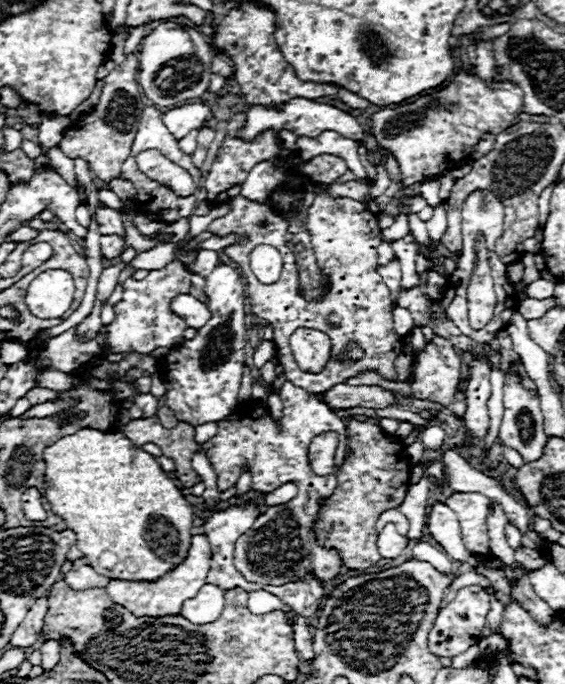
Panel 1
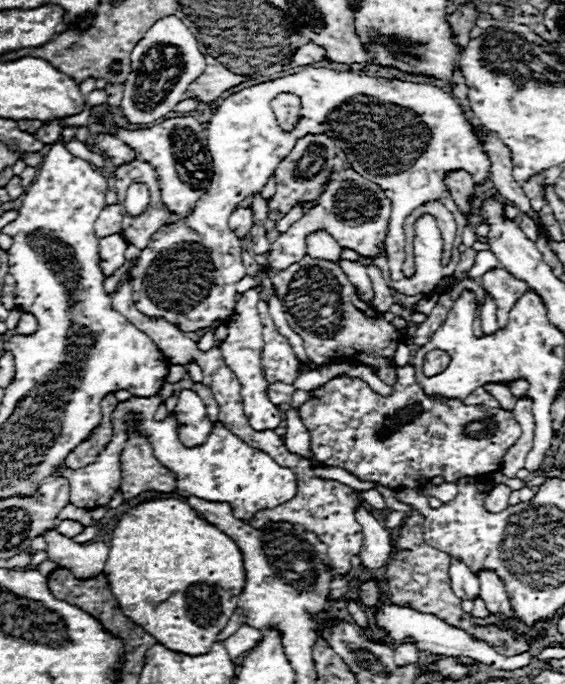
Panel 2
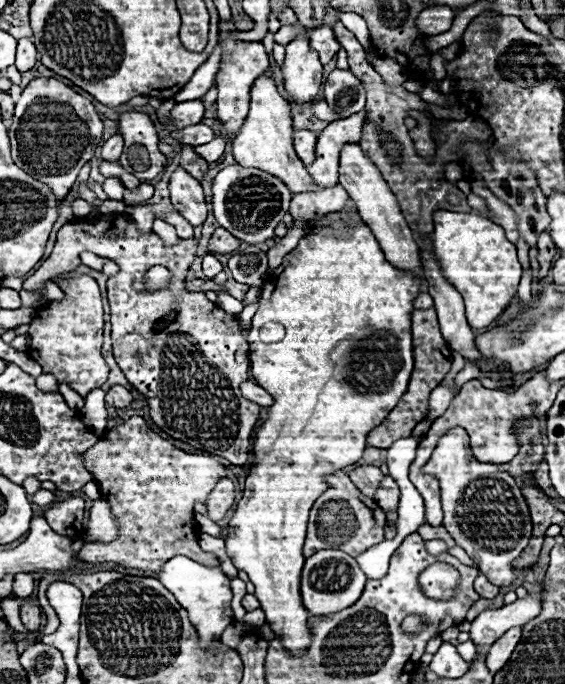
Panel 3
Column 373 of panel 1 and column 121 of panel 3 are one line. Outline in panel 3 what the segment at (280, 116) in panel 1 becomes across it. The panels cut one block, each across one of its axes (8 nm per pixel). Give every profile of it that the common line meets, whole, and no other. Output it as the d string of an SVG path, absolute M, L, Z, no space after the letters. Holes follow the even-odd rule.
M120 134L110 136L110 138L102 144L102 150L100 150L100 154L102 154L104 160L118 160L120 152L122 152L122 138L120 138Z

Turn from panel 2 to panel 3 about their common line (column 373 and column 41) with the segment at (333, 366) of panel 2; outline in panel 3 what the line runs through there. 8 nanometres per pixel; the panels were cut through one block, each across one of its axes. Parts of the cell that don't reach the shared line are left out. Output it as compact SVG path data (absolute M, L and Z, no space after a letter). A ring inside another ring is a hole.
M42 372L42 374L40 374L36 380L38 380L38 388L42 388L42 390L46 390L46 392L58 390L58 382L56 382L56 378L54 378L52 374Z

